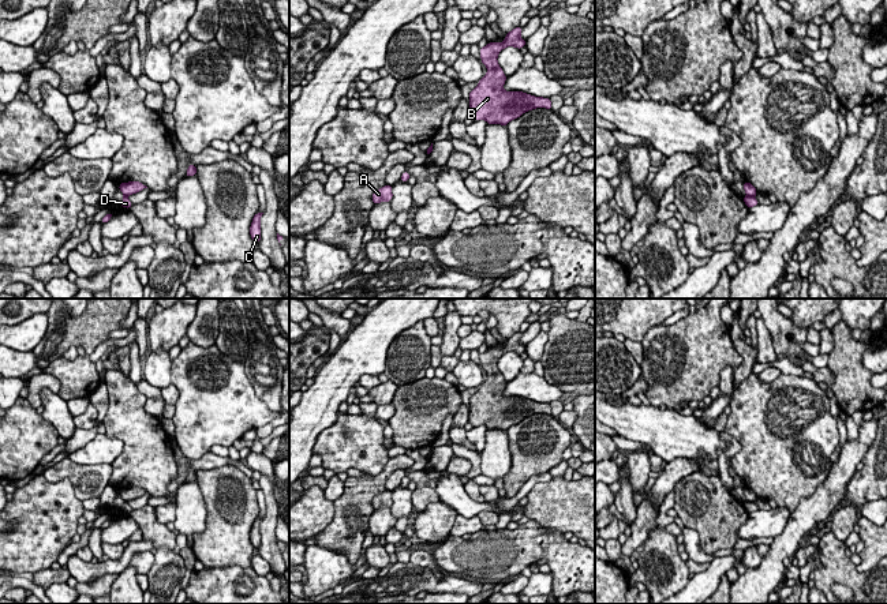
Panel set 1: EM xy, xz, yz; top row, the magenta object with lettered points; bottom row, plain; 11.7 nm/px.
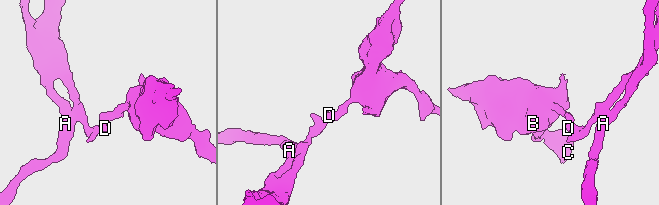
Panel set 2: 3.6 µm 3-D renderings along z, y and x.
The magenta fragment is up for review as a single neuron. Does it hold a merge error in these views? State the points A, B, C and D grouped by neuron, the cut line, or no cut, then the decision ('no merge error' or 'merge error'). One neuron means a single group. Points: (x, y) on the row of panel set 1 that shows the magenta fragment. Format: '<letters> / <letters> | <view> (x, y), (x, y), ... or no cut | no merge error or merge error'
A D / B C | yz (748, 195), (752, 197) | merge error

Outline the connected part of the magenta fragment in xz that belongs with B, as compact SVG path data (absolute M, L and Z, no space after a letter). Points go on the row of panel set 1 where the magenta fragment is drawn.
M523 27L509 31L504 42L490 42L480 48L482 63L487 74L480 78L479 85L469 93L468 117L474 121L486 120L487 124L508 125L513 119L535 108L551 110L550 98L534 97L523 91L505 91L506 75L498 65L498 53L506 46L521 49L525 40L520 37Z

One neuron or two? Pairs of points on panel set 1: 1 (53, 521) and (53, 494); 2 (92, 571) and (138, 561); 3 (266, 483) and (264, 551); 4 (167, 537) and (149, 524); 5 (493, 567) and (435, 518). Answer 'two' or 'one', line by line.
1: one
2: two
3: one
4: one
5: two

